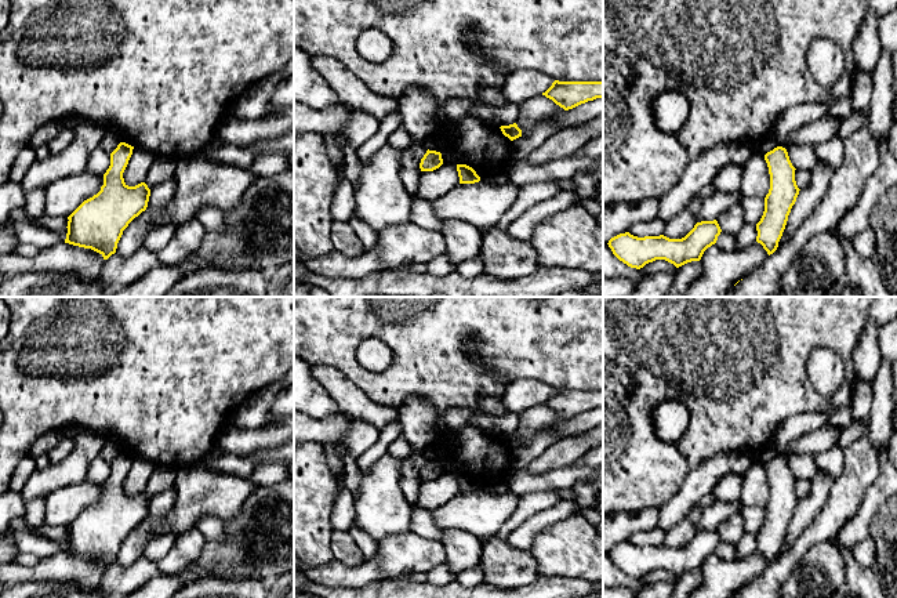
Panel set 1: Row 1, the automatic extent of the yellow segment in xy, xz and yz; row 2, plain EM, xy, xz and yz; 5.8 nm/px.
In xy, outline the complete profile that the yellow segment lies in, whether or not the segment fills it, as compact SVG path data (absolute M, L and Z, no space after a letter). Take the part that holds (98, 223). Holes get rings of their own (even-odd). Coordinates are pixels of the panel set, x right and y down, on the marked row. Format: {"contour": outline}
{"contour": "M120 142L110 153L110 166L104 185L68 217L65 243L91 249L108 260L128 224L146 210L150 189L145 182L128 186L123 173L134 146Z"}

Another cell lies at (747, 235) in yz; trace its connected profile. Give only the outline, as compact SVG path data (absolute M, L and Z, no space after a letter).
M744 224L742 228L736 233L736 249L742 250L751 246L758 236L756 225Z

